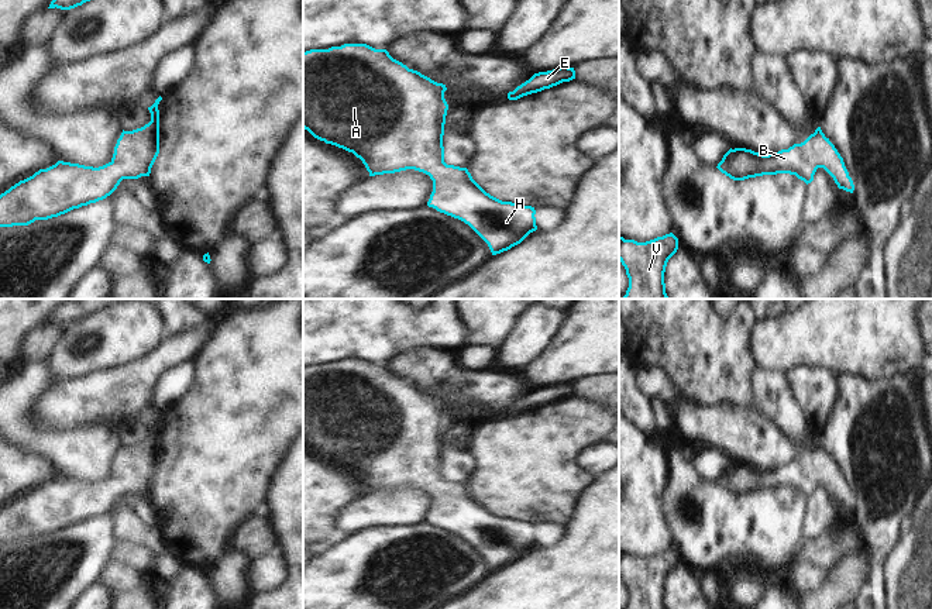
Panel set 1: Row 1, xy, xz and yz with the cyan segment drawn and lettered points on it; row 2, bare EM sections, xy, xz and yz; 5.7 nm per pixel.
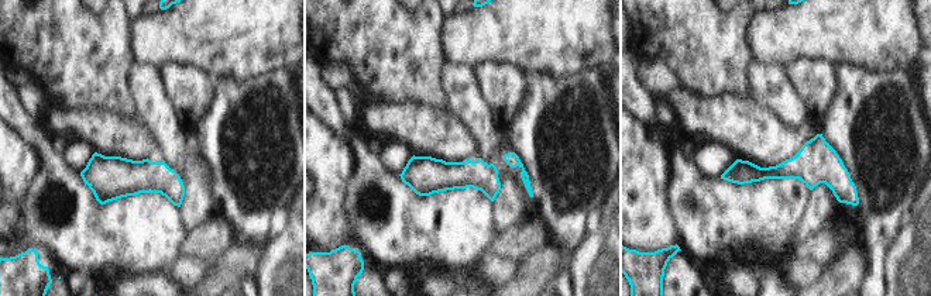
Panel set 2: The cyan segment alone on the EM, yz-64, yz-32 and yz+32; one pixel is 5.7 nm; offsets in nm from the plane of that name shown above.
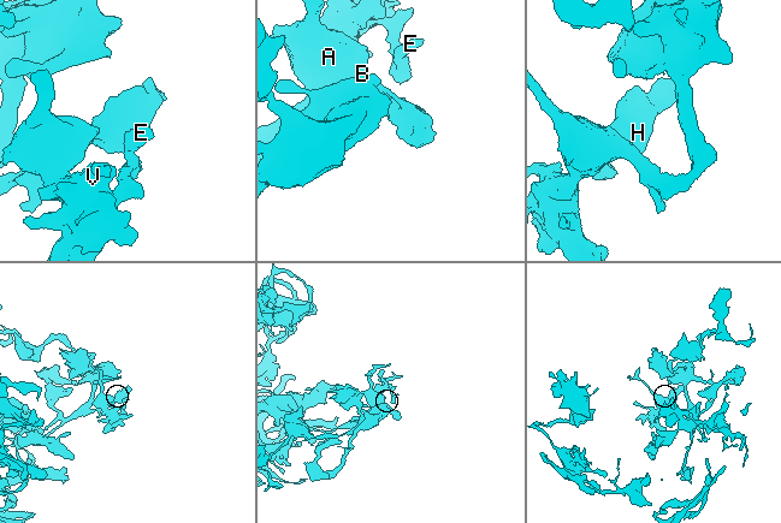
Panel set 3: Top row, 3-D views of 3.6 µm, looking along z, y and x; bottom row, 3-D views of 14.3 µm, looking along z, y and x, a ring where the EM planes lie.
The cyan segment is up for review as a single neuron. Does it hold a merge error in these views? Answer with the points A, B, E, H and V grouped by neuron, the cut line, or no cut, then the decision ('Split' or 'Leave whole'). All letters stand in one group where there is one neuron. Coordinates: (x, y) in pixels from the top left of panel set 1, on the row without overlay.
Groups: A B E H V. No split. Leave whole

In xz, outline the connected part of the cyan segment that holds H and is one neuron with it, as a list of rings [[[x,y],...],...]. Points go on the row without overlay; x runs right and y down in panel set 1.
[[[367,359],[303,368],[303,444],[326,460],[352,468],[369,492],[406,485],[429,491],[433,508],[427,522],[468,540],[496,571],[537,546],[536,526],[491,512],[467,484],[444,478],[446,406],[446,400],[409,385],[386,365]]]

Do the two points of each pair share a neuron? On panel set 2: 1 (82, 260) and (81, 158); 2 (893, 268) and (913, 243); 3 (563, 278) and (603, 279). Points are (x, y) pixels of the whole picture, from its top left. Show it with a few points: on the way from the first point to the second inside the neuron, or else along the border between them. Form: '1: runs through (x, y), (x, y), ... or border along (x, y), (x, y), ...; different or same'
1: border along (62, 154), (64, 159), (79, 174); different
2: runs through (899, 262), (913, 248); same
3: border along (570, 274), (572, 281); different

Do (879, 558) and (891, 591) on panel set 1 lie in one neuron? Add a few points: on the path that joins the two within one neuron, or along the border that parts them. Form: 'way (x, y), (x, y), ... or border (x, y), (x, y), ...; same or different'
border (897, 543), (886, 560), (884, 594); different

